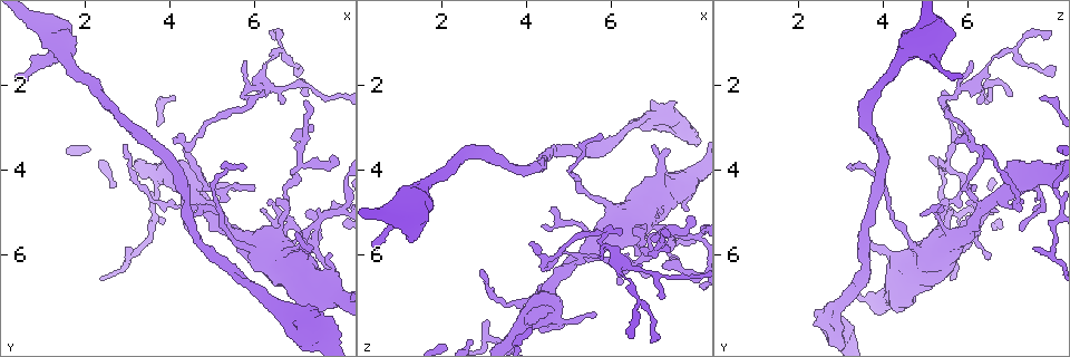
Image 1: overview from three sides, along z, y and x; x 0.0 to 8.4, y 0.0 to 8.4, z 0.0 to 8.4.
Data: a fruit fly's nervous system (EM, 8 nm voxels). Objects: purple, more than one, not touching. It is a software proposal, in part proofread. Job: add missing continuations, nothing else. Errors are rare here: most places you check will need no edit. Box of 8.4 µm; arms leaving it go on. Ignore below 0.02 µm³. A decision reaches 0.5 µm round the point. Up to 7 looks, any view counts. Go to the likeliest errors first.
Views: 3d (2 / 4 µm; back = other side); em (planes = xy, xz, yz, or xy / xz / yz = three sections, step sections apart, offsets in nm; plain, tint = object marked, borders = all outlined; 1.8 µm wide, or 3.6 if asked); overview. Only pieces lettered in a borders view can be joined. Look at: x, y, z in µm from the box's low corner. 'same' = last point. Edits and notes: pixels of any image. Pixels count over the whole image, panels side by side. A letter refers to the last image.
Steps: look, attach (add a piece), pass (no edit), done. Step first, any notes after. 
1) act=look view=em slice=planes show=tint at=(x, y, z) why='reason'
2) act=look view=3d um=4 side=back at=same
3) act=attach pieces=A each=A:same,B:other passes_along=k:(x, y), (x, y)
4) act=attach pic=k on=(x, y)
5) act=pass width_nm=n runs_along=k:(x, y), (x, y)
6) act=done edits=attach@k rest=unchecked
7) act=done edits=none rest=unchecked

act=look view=em slice=planes show=plain at=(4.50, 3.50, 6.20) why='abrupt turn'

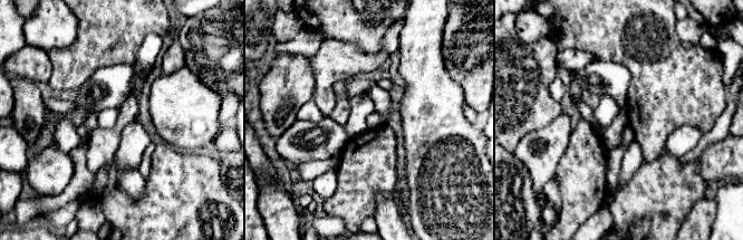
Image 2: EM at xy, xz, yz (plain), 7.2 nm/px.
act=look view=em slice=planes show=borders at=same

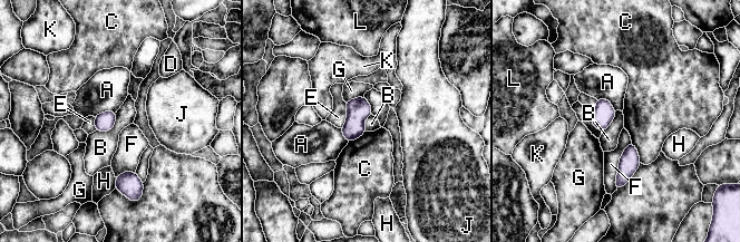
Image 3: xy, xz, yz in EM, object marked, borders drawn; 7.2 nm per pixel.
act=pass each=A:other,B:other,C:other,D:other,E:other,F:other,G:other,H:other,J:other,K:other,L:other border=3:(117, 112), (108, 131), (96, 131) found='no lettered piece goes on from it'

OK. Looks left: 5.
act=look view=3d um=2 side=back at=(5.75, 2.50, 5.45)

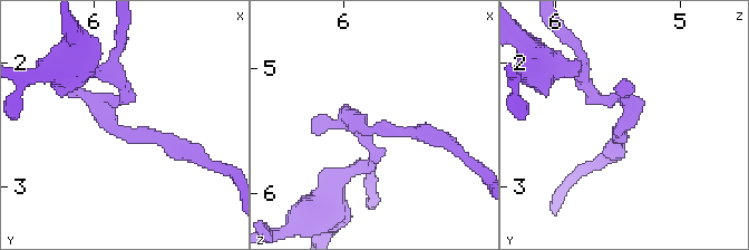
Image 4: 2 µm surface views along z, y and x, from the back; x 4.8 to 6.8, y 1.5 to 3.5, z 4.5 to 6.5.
act=look view=em slice=xz step=8 show=tint at=(5.74, 2.58, 5.48) why='now the EM'

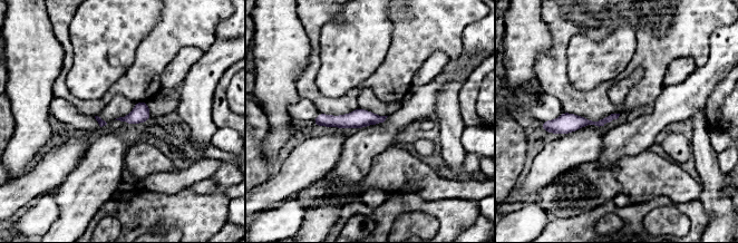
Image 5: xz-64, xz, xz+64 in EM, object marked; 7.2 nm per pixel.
act=look view=em slice=xy step=4 show=borders at=same why='cut it another way'

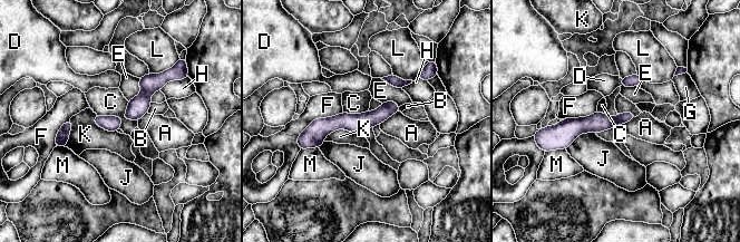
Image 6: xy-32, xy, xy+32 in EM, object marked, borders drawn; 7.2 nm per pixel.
act=pass each=A:other,B:other,C:other,D:other,E:other,F:other,G:other,H:other,J:other,K:other,L:other,M:other found='no lettered piece goes on from it'

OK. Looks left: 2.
act=look view=em slice=yz step=8 show=borders at=(3.80, 4.15, 7.75) why='side arm on a straight run'

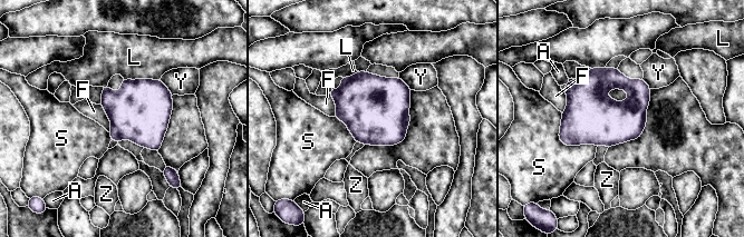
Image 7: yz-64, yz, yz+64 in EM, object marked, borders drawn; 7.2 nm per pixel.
act=pass each=A:other,F:other,L:other,S:other,Y:other,Z:other border=7:(99, 105), (112, 125), (109, 131) found='none of them fits'

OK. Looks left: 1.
act=done edits=none rest=unchecked

